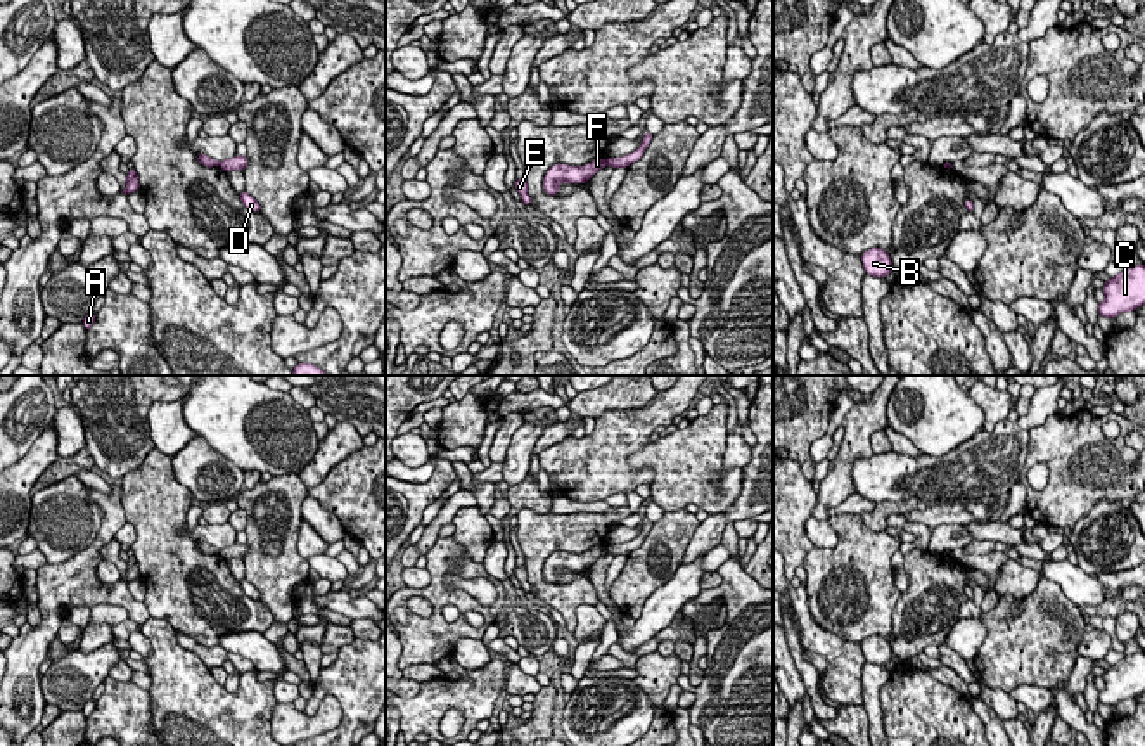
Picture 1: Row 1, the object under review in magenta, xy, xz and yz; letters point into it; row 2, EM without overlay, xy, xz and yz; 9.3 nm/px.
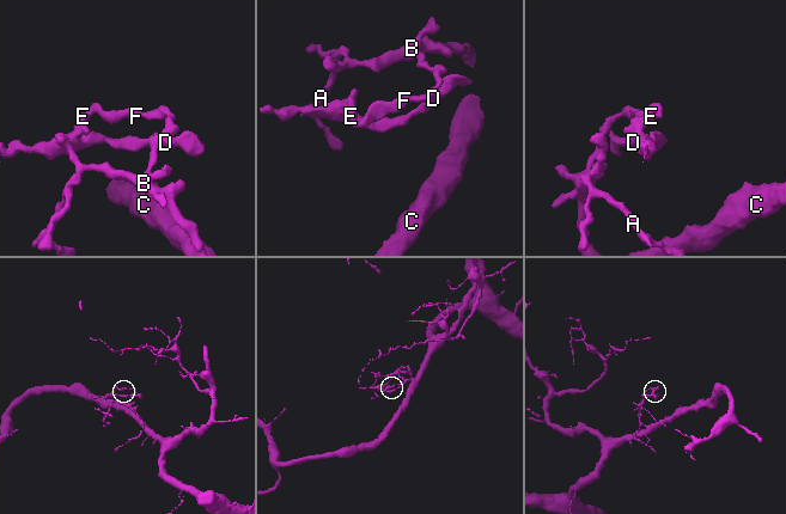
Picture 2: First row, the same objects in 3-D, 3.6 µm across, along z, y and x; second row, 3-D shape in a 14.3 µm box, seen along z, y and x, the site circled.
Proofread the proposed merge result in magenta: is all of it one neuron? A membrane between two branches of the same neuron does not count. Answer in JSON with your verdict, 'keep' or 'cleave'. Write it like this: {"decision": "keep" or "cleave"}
{"decision": "cleave"}

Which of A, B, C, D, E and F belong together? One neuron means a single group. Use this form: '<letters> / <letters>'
A B C / D E F

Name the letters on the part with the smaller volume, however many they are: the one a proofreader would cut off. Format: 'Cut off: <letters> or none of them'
Cut off: D, E, F

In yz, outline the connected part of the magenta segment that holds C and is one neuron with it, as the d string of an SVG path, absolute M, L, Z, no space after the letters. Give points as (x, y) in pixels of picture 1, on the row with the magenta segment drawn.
M1145 265L1124 268L1103 286L1105 301L1098 303L1098 315L1116 318L1123 312L1135 312L1145 305Z

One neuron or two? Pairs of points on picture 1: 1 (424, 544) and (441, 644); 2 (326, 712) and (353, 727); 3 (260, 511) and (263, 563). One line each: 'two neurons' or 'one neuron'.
1: two neurons
2: two neurons
3: one neuron

